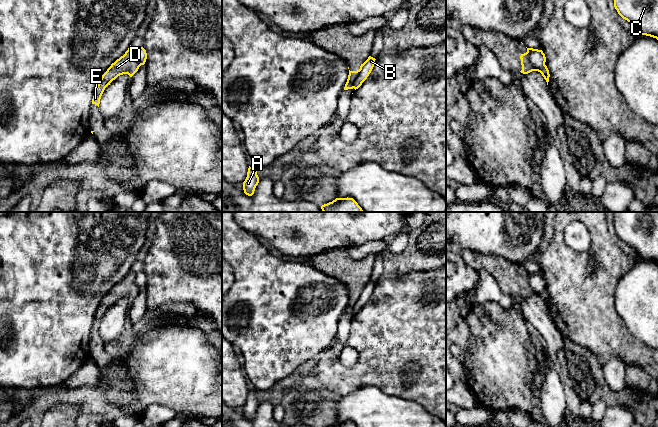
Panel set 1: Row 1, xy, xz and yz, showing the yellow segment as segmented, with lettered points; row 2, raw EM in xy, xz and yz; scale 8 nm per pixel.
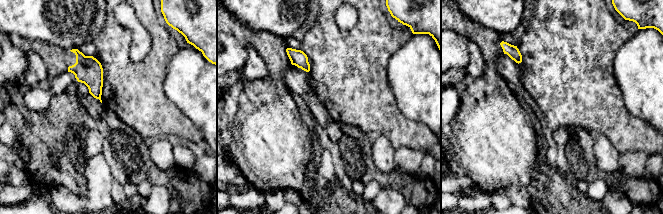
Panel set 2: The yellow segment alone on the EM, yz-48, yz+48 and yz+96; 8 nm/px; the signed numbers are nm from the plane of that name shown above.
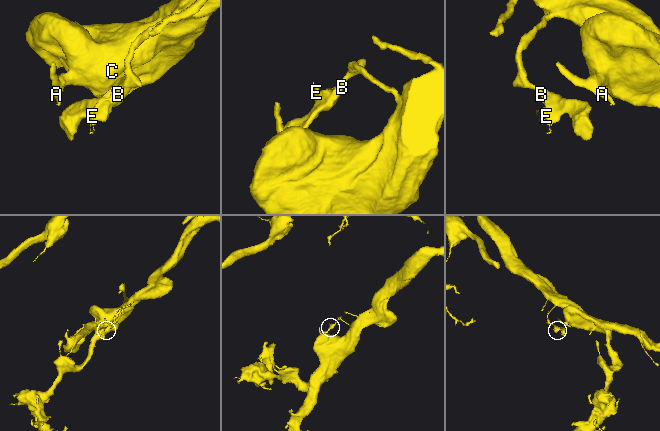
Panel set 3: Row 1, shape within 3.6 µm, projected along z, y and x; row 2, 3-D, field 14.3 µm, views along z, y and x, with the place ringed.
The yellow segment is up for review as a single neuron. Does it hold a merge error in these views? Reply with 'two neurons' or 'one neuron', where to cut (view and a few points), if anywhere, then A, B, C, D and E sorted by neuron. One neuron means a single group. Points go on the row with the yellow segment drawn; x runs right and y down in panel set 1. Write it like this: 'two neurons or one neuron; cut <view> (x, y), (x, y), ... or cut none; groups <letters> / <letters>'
two neurons; cut yz (526, 52), (529, 60), (536, 67), (540, 68), (544, 65); groups A B C / D E

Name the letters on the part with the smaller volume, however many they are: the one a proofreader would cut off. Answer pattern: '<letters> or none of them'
D, E

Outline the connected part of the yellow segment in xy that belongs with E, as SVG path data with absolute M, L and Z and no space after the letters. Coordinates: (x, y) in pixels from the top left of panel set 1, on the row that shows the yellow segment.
M130 45L125 54L111 64L107 71L102 75L95 89L92 104L99 107L100 99L105 88L118 76L128 74L132 77L138 71L140 65L135 59L135 52L136 49Z

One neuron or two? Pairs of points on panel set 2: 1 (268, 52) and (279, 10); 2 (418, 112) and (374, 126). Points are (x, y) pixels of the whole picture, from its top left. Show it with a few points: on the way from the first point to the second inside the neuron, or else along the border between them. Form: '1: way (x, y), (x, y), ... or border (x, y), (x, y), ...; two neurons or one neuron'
1: border (250, 28), (271, 32), (283, 40); two neurons
2: border (394, 95), (398, 108), (405, 116), (426, 126); two neurons

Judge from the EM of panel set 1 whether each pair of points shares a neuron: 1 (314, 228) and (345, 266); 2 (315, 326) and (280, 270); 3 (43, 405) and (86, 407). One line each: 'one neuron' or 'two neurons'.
1: two neurons
2: one neuron
3: one neuron

